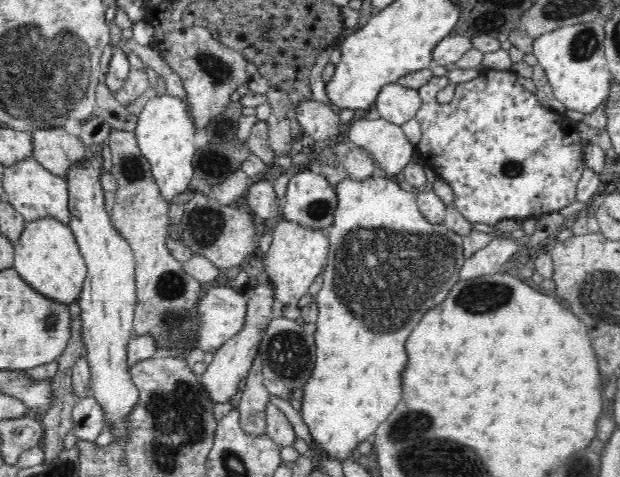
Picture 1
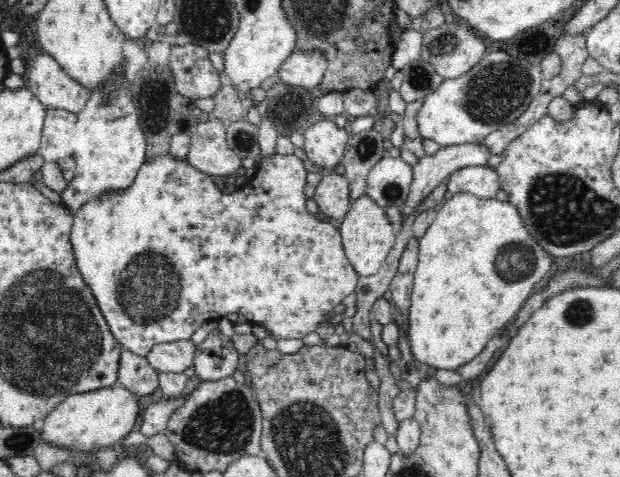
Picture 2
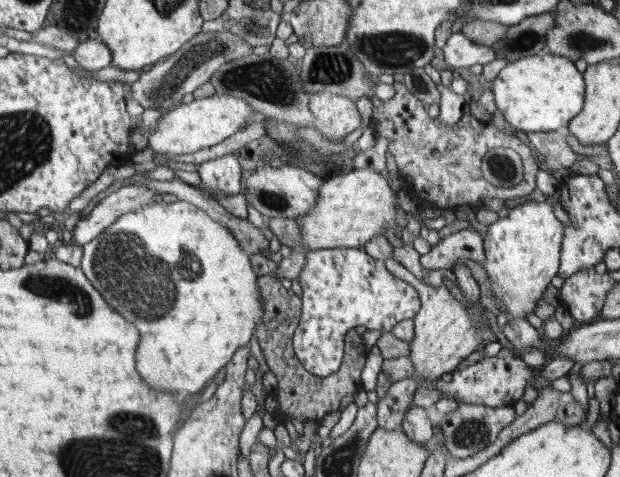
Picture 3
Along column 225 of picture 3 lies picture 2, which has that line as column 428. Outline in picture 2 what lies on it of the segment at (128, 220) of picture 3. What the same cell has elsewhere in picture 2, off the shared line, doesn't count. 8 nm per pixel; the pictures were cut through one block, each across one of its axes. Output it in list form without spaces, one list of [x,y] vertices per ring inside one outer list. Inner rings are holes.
[[[456,193],[437,208],[436,220],[419,240],[418,264],[410,291],[406,338],[416,362],[438,370],[454,370],[474,360],[488,340],[516,316],[526,298],[550,276],[553,260],[524,229],[516,206],[508,201],[478,199],[472,193]]]

